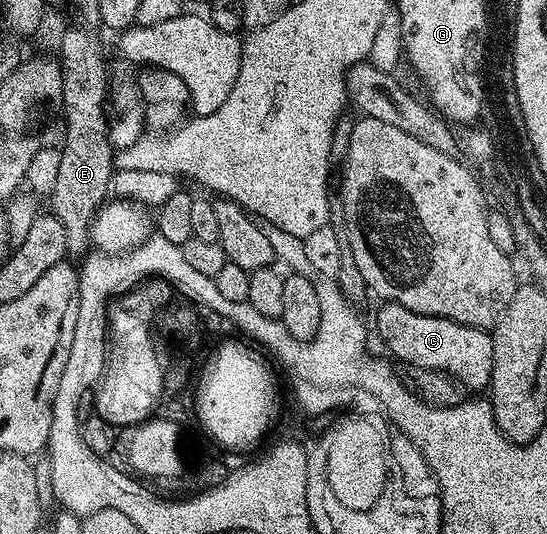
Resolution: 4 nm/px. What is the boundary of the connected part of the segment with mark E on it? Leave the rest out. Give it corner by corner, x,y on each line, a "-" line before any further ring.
69,29
61,37
61,64
63,87
62,106
65,111
65,146
57,161
57,174
53,177
53,194
49,197
52,216
63,223
67,231
67,254
70,258
80,258
91,249
90,229
96,215
100,212
111,193
113,183
114,148
109,142
110,118
105,117
105,96
109,93
109,77
105,74
105,57
101,54
101,41
89,29

